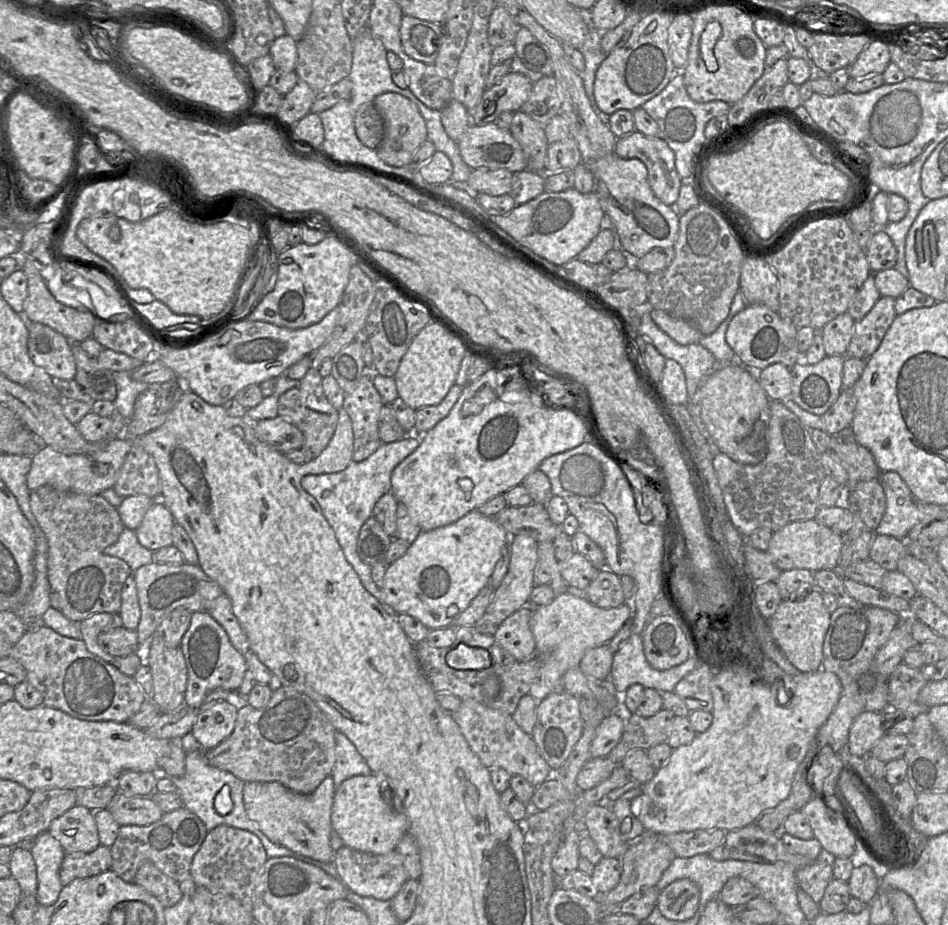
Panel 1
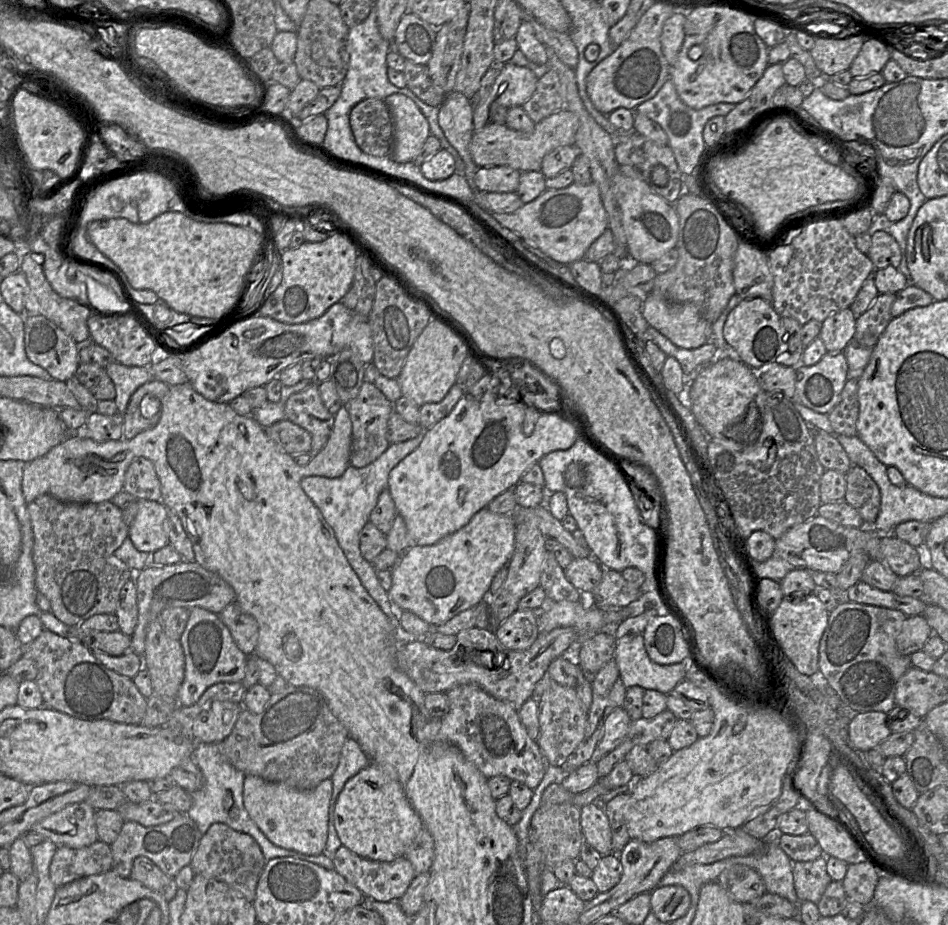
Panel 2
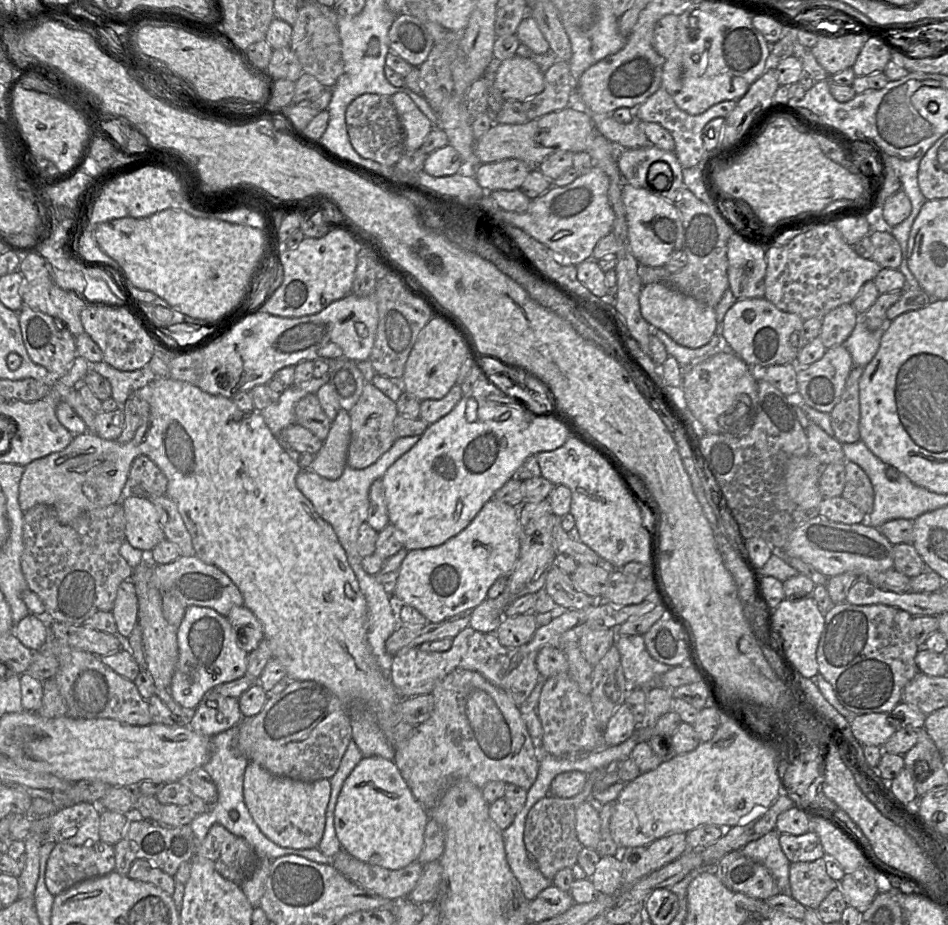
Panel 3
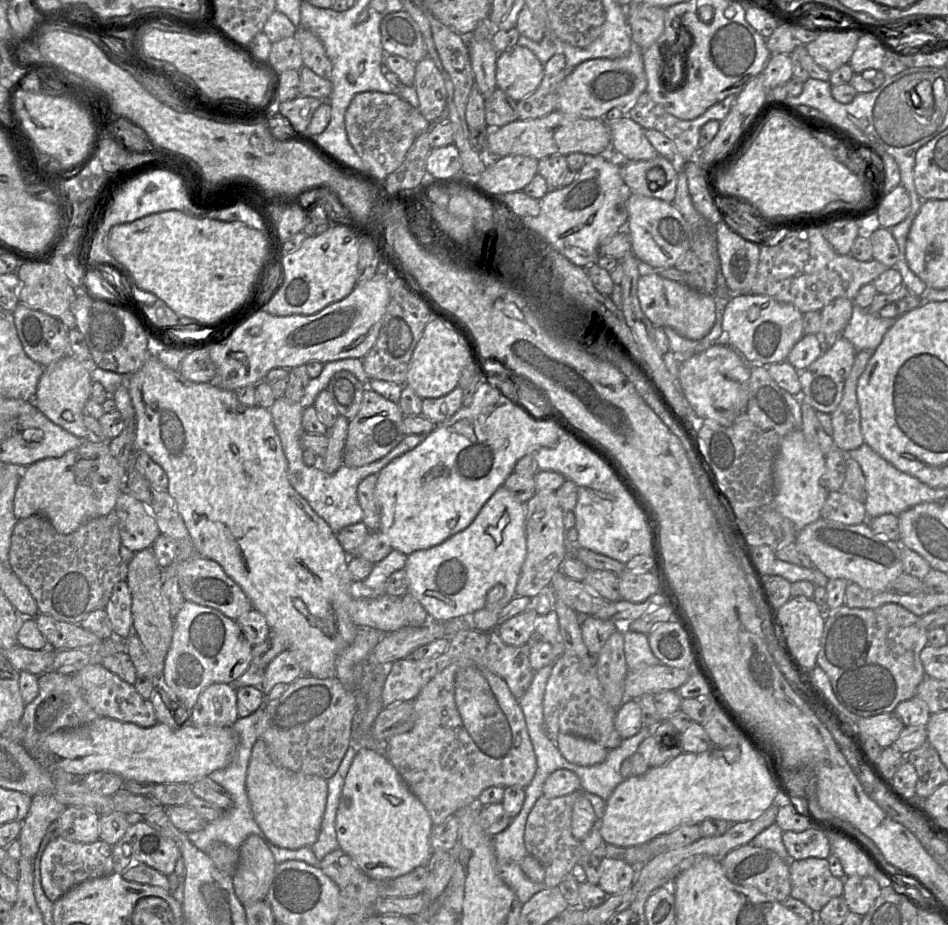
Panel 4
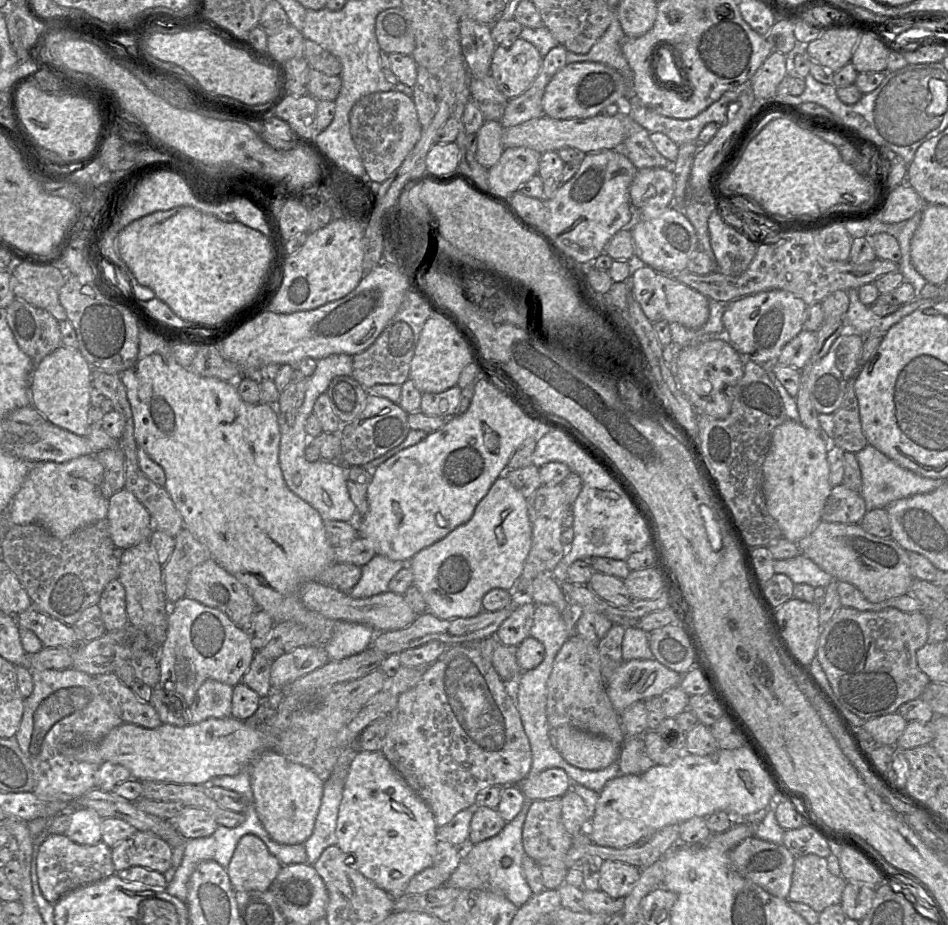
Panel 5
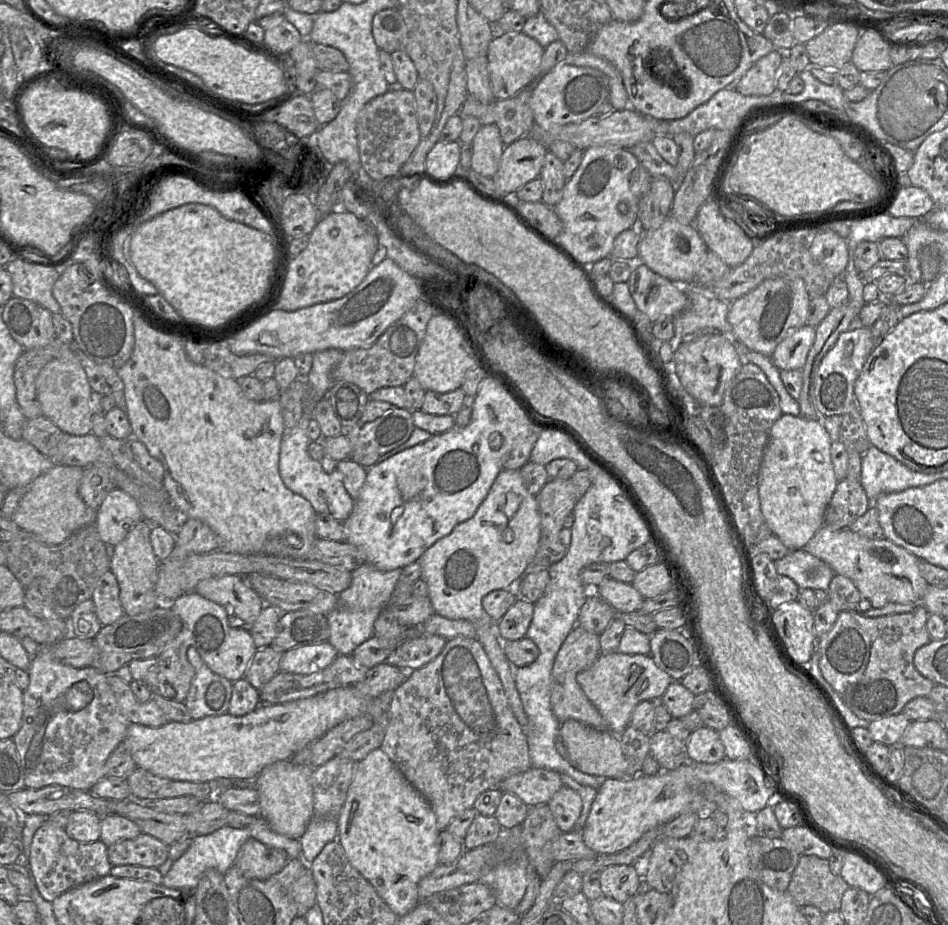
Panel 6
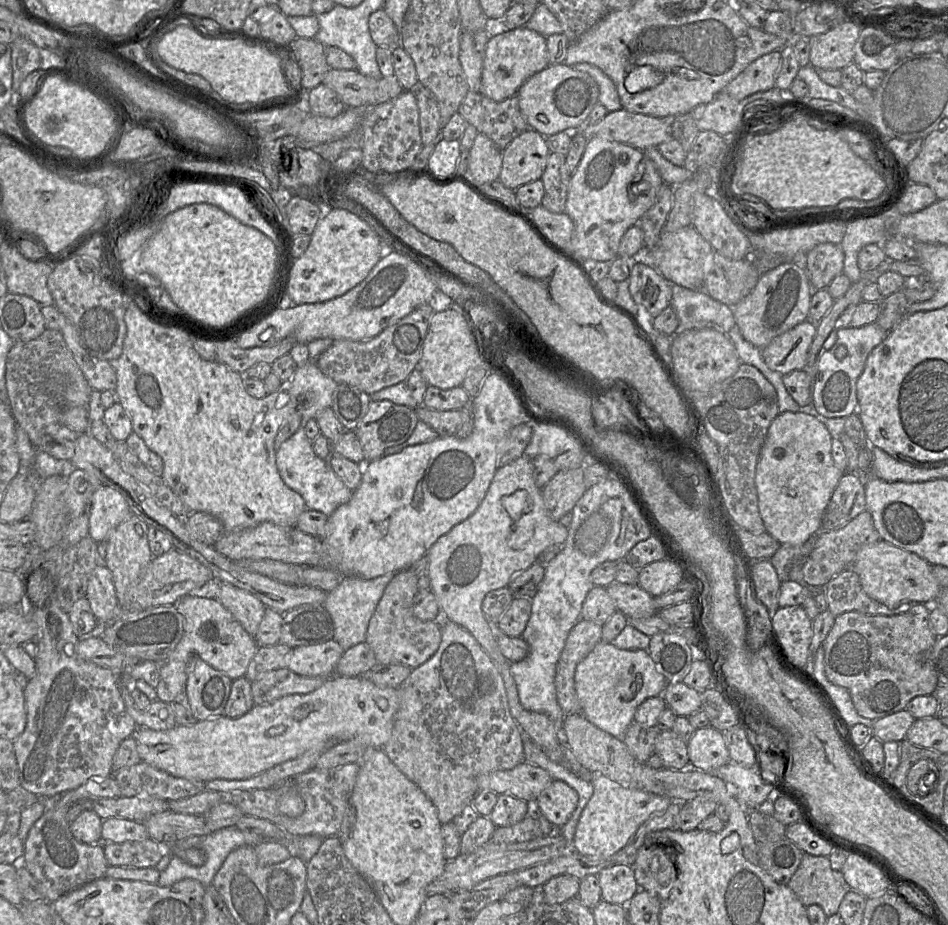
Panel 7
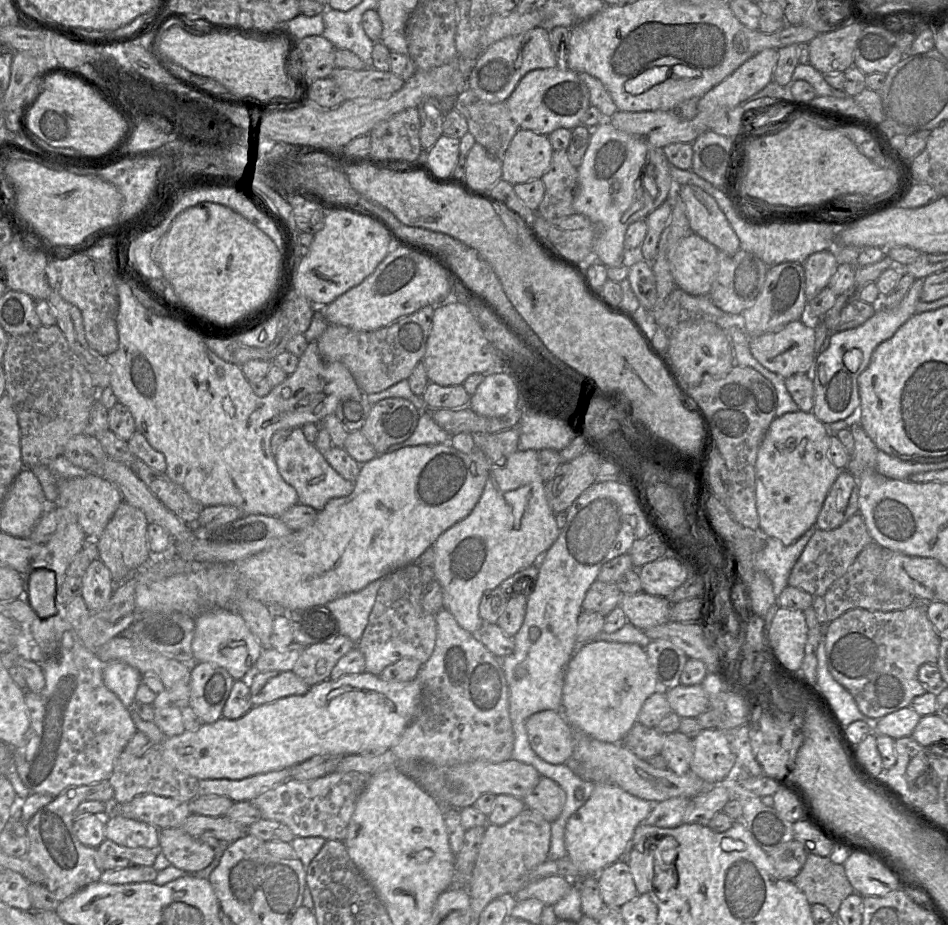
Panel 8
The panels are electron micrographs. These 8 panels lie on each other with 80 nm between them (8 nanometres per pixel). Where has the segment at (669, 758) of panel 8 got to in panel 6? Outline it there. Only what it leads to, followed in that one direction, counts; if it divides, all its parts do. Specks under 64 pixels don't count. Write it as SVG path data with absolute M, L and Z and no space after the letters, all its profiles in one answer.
M654 731L650 734L650 754L662 770L674 770L690 761L686 754L686 745L666 731Z

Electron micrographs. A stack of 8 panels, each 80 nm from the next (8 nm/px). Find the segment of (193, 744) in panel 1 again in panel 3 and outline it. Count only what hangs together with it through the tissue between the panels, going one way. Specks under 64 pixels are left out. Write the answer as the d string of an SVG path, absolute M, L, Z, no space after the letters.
M238 725L211 738L210 755L203 768L216 784L218 798L213 805L209 805L208 811L196 815L189 824L197 843L200 844L205 839L214 824L220 824L235 836L244 838L258 857L267 857L273 861L285 855L298 855L320 864L332 864L333 857L324 855L318 848L284 848L273 843L261 832L248 811L243 797L244 773L248 762L248 759L238 749Z

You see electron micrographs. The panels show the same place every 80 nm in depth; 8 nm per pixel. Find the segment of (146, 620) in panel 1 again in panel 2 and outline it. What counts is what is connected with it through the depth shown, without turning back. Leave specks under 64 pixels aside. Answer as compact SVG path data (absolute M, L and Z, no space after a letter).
M182 560L177 564L145 567L132 575L137 591L138 622L131 636L131 651L143 656L145 639L149 624L159 619L167 607L183 607L190 610L194 607L204 608L219 614L227 605L236 601L234 589L219 575L203 568L196 561Z

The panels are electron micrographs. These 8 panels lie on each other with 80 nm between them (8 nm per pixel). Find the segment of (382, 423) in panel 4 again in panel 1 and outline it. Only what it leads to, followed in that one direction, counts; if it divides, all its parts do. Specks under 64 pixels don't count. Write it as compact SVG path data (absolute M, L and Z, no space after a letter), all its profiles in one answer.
M362 375L355 390L345 395L343 409L352 421L354 462L367 459L382 445L378 424L383 406L380 394L367 376Z

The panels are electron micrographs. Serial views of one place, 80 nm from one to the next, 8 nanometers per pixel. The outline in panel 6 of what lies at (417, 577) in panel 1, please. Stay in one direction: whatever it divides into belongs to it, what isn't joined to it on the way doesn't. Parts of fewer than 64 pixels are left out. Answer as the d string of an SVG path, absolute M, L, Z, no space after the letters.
M502 470L475 514L456 525L450 534L436 541L416 561L422 569L421 578L428 585L428 597L435 614L467 620L475 626L476 639L497 672L510 708L523 728L528 724L528 716L516 688L515 667L503 651L497 623L483 609L482 599L493 590L515 591L516 583L536 554L540 534L541 518L535 496L528 492L519 470Z

